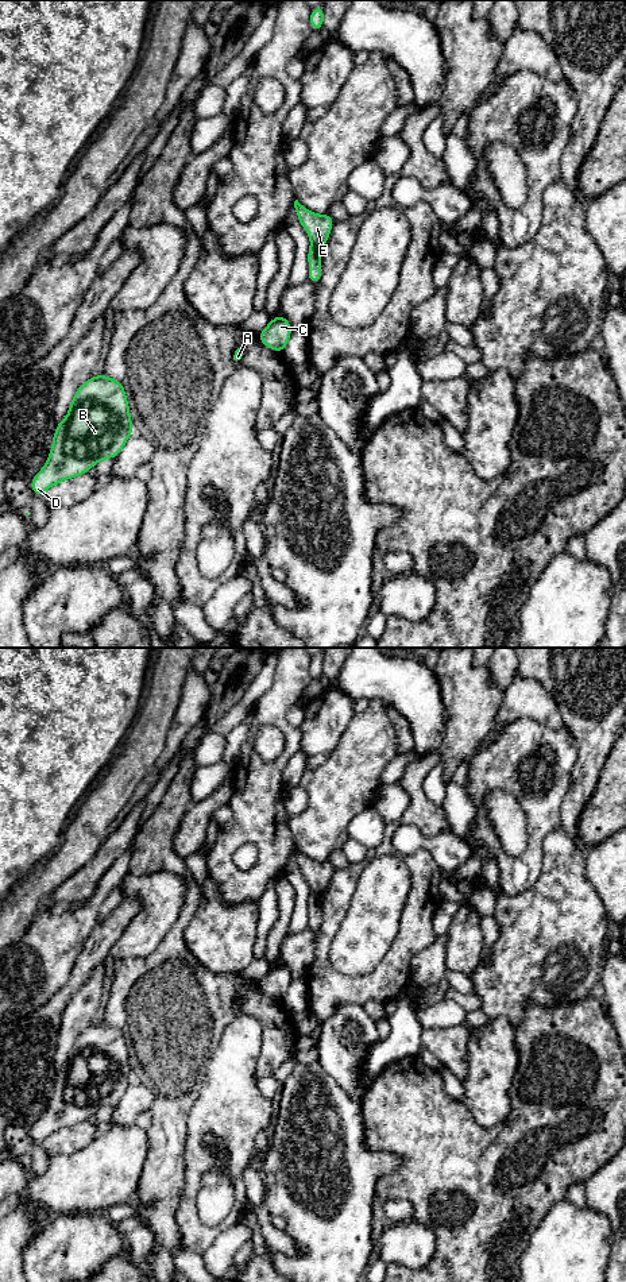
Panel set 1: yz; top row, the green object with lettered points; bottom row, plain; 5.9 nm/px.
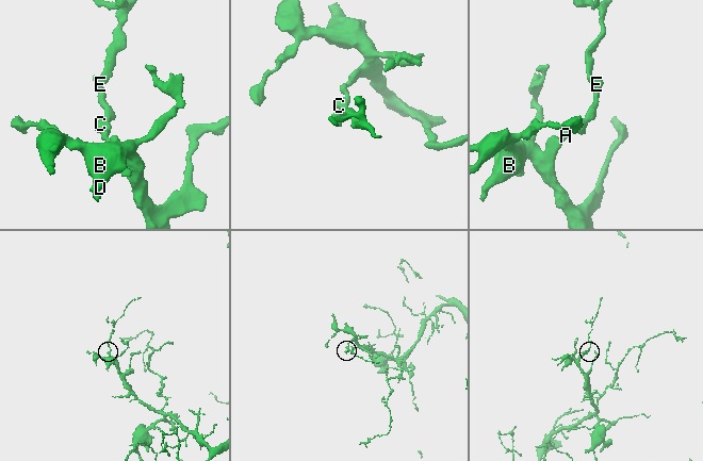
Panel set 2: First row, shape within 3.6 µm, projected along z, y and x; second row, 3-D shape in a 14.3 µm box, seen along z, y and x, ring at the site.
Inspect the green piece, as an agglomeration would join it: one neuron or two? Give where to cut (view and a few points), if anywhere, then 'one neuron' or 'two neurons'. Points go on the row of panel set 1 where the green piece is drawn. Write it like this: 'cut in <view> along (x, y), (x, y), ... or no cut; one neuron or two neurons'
no cut; one neuron

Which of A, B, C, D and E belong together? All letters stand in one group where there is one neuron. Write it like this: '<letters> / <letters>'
A B C D E

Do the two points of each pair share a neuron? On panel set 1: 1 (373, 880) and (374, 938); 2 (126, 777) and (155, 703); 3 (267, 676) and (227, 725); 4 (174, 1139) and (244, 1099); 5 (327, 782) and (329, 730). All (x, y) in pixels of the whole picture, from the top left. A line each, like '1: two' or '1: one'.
1: one
2: one
3: one
4: two
5: two

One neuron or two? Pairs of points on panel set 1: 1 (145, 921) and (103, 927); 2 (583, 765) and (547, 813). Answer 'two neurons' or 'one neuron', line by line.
1: two neurons
2: two neurons

